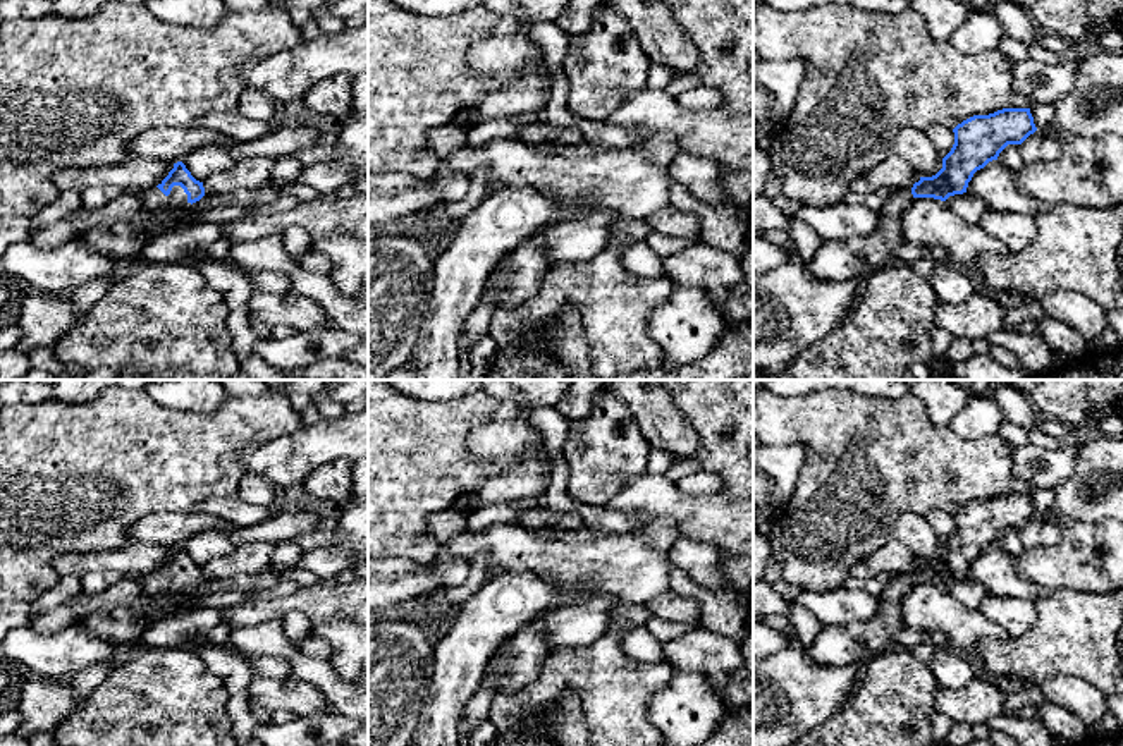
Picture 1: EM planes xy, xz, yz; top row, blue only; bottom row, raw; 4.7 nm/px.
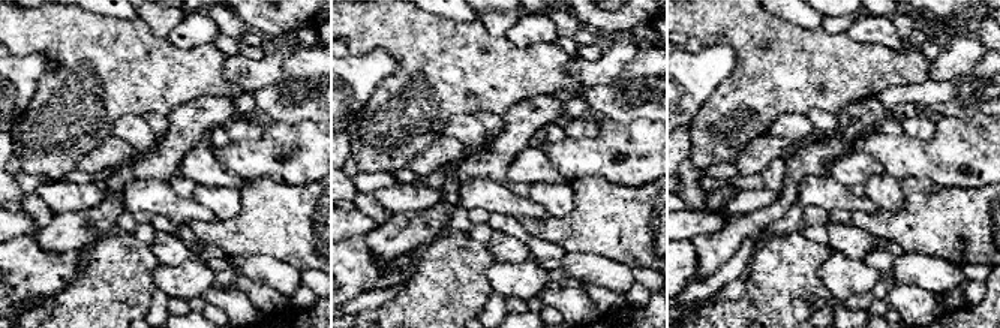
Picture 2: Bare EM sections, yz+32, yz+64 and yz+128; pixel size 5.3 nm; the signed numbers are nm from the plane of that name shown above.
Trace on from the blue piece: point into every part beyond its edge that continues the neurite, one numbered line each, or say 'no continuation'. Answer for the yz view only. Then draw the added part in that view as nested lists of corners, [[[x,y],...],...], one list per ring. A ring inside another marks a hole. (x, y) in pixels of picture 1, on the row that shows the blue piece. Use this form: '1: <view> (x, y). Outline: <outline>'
1: yz (852, 258). Outline: [[[911,189],[891,191],[870,235],[824,241],[805,268],[825,282],[855,278],[863,282],[879,268],[891,265],[905,242],[899,218],[911,199]]]

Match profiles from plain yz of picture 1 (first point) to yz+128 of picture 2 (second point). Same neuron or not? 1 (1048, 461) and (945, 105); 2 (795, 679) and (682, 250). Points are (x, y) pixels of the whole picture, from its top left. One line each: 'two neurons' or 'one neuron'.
1: two neurons
2: one neuron

